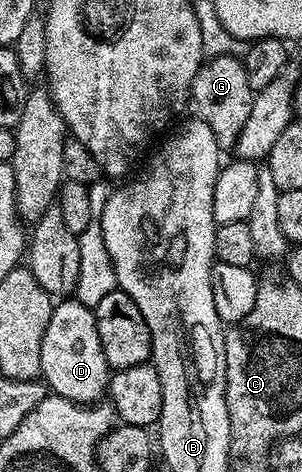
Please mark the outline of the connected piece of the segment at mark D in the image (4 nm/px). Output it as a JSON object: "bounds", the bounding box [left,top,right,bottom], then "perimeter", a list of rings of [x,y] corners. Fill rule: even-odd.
{"bounds":[40,299,112,405],"perimeter":[[[62,299],[55,304],[48,319],[48,331],[44,331],[44,343],[40,343],[40,367],[41,380],[53,396],[75,401],[78,405],[103,400],[112,370],[104,359],[104,347],[100,347],[93,309],[76,299]]]}

